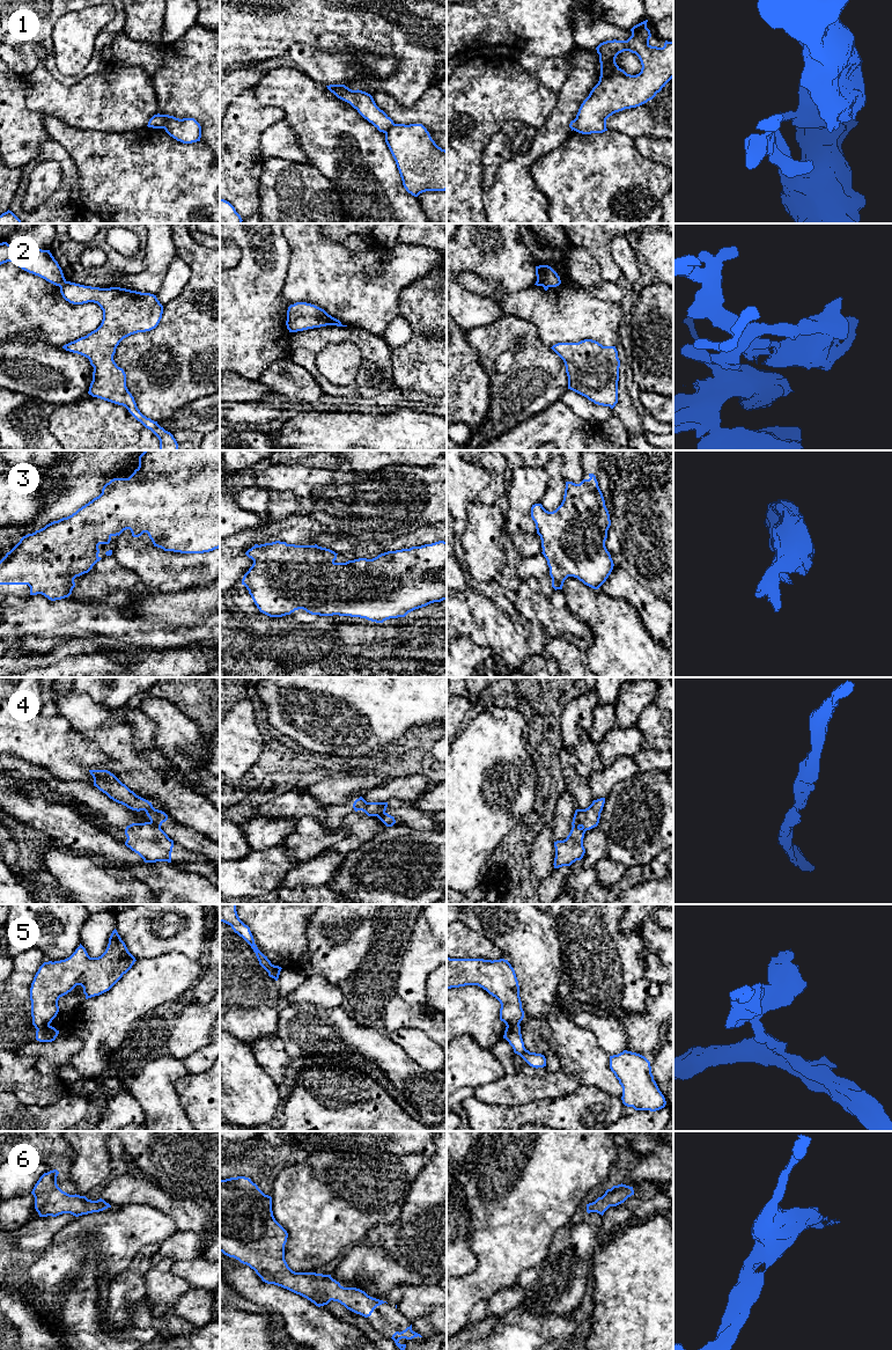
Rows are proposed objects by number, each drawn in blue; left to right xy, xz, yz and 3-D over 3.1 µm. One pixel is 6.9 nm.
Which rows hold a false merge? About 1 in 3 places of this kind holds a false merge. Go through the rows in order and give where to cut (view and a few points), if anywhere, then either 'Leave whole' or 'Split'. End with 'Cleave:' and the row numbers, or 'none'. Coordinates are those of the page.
1: Split along xy (161, 115), (164, 127). Split
2: Split along xy (65, 280), (59, 286). Split
3: No split. Leave whole
4: Split along xy (150, 821), (160, 827). Split
5: Split along xy (49, 1024), (37, 1029). Split
6: No split. Leave whole
Cleave: 1, 2, 4, 5

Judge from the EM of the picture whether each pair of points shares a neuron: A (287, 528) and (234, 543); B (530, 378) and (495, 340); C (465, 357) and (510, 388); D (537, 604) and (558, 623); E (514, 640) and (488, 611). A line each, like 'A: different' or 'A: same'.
A: same
B: same
C: different
D: same
E: same

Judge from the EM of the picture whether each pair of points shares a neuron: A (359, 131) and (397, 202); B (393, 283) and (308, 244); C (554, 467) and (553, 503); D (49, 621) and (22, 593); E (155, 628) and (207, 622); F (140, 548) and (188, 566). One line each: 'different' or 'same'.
A: same
B: same
C: same
D: different
E: same
F: same

